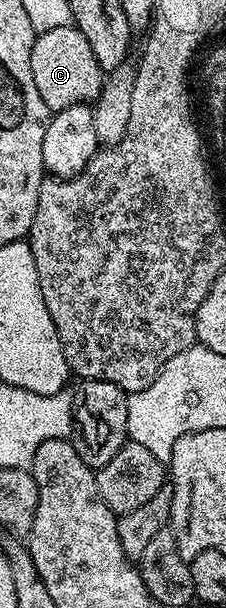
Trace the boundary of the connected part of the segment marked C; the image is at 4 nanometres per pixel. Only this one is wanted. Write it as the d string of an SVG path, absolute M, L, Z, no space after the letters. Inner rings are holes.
M73 24L57 25L52 31L37 34L32 47L32 79L36 79L36 91L40 91L40 99L52 111L67 109L73 105L93 103L98 100L102 91L104 74L96 63L96 55L92 55L92 47L88 47L88 39Z

